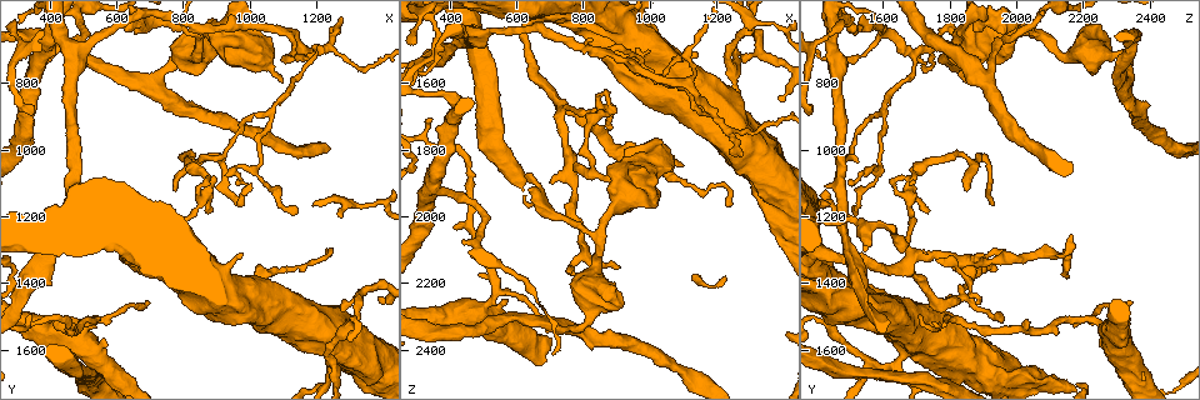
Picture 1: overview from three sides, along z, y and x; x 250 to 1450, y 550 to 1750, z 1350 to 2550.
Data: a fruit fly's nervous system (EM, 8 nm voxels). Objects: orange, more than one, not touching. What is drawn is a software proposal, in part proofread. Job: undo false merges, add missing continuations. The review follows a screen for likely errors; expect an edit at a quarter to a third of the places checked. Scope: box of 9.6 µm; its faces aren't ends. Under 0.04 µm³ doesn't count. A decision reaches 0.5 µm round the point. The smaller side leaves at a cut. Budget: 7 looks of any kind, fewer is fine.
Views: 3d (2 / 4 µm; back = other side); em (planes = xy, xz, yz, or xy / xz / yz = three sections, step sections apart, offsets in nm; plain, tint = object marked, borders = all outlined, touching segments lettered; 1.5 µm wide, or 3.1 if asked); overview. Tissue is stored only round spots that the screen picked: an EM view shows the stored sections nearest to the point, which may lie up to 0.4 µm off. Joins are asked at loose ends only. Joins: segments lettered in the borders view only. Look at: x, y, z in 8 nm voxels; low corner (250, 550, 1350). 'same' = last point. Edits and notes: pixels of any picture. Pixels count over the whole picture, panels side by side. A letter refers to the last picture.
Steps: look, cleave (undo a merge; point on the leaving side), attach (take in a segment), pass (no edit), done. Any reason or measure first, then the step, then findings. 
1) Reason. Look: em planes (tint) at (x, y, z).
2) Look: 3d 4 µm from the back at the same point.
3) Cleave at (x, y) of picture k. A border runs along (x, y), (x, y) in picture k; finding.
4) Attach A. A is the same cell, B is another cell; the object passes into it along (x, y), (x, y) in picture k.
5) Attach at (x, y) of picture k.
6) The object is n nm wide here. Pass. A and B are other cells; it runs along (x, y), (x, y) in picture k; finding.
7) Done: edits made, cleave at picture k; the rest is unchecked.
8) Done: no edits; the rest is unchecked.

Thin end. Look: em yz step 4 (borders) at (1140, 1190, 1520).

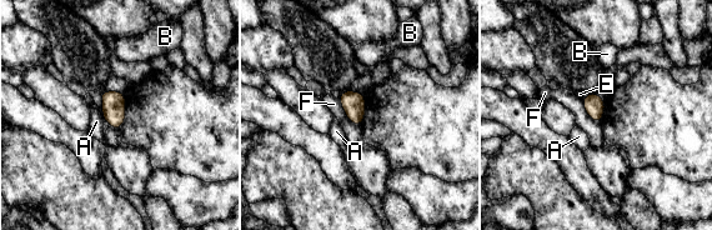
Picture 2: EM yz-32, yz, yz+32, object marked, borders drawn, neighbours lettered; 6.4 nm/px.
The longest contact is with F, 220 nm. Pass. A, B, E and F are other cells; no lettered segment goes on from it.

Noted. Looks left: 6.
An open end. Look: 3d 4 µm at (620, 650, 1890).

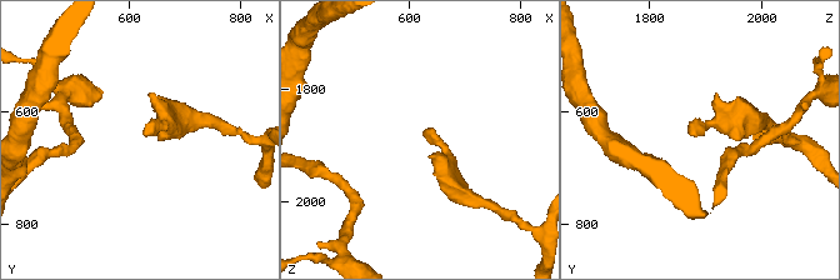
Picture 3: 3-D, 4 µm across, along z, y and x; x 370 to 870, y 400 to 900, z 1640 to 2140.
Look: em planes (borders) at (625, 645, 1880).

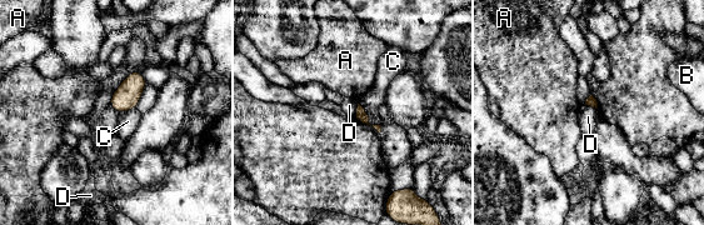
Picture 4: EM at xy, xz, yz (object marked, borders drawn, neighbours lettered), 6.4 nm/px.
Pass. A, B, C and D are other cells; a border runs along (358, 104), (353, 118) in picture 4; no lettered segment goes on from it.

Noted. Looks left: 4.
Thin neck. Look: 3d 2 µm at (770, 1330, 1930).

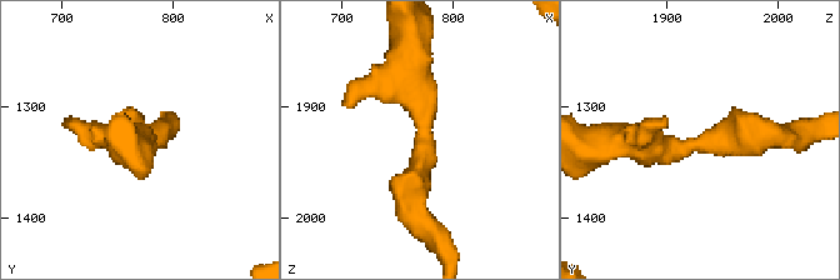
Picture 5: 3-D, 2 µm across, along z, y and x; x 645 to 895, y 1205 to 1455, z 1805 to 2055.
Look: em planes (tint) at (776, 1334, 1924).

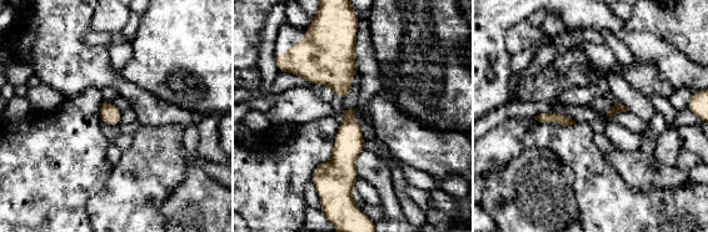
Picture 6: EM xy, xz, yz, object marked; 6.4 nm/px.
See the neighbours. Look: em planes (borders) at the same point.

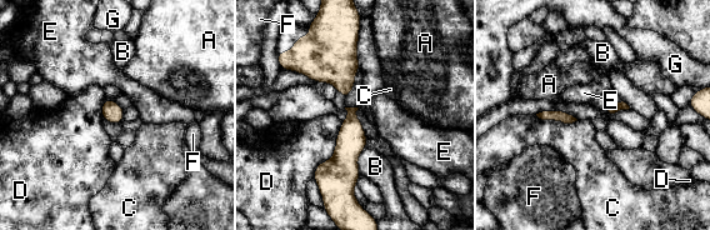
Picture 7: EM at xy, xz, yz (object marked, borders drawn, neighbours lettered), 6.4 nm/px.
The longest contact is with D, 420 nm. Pass. A, B, C, D, E, F and G are other cells; a border runs along (535, 115), (564, 123), (578, 120) in picture 7; all the same neuron.

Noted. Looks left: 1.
Done: no edits; the rest is unchecked.

